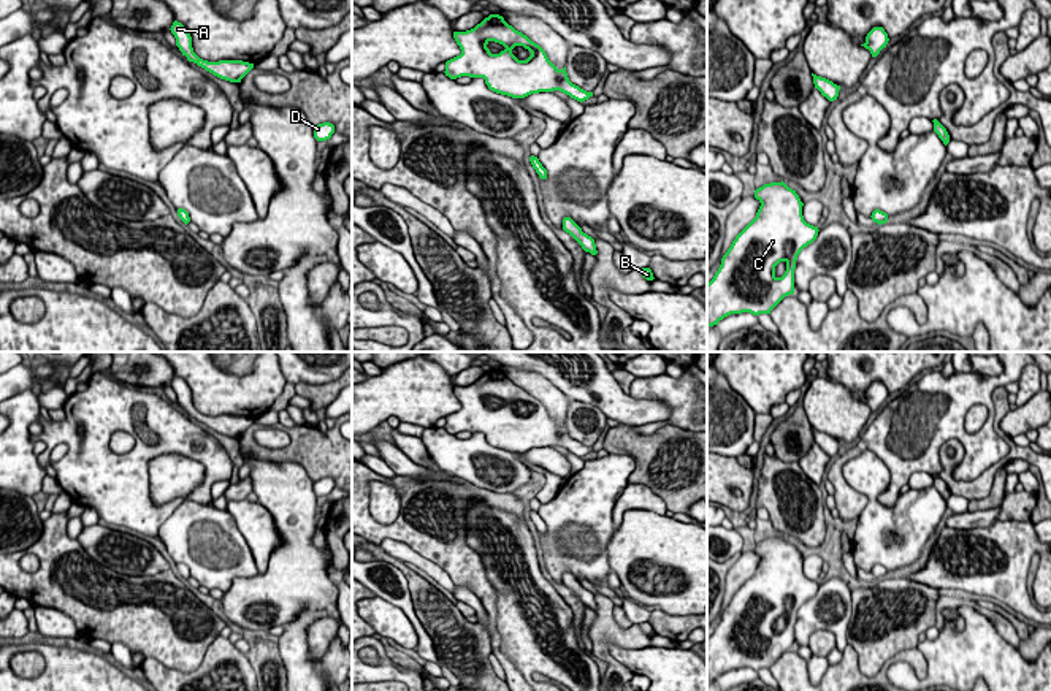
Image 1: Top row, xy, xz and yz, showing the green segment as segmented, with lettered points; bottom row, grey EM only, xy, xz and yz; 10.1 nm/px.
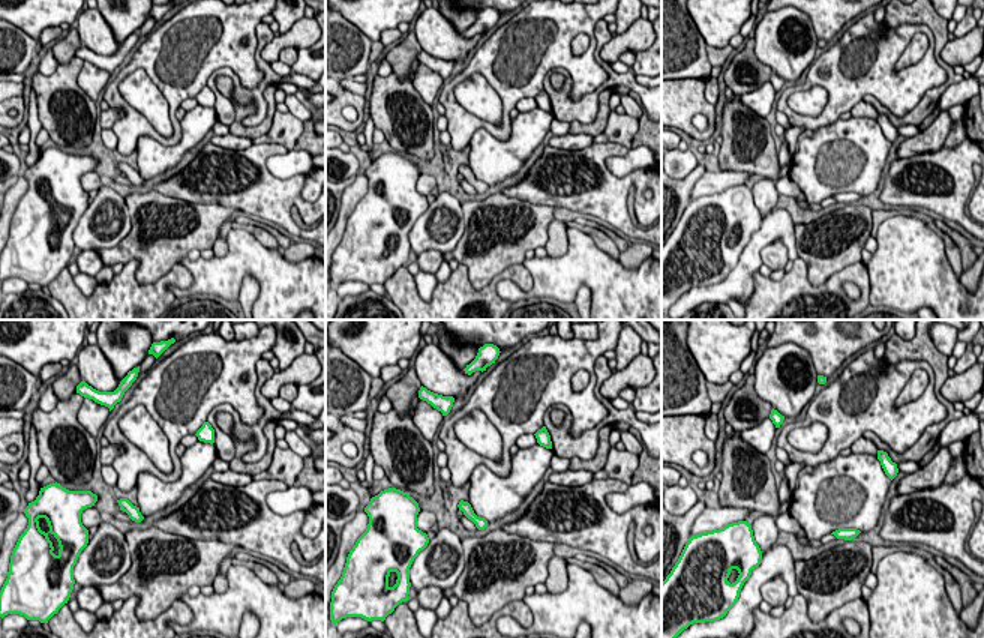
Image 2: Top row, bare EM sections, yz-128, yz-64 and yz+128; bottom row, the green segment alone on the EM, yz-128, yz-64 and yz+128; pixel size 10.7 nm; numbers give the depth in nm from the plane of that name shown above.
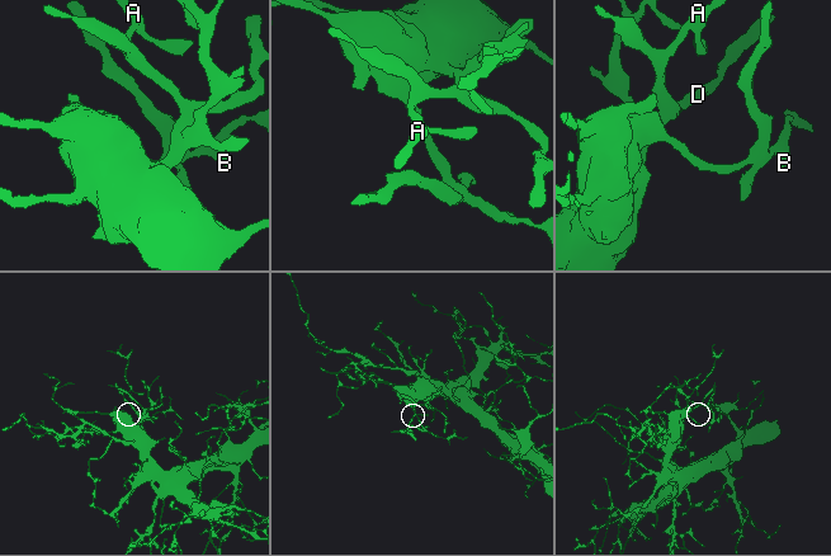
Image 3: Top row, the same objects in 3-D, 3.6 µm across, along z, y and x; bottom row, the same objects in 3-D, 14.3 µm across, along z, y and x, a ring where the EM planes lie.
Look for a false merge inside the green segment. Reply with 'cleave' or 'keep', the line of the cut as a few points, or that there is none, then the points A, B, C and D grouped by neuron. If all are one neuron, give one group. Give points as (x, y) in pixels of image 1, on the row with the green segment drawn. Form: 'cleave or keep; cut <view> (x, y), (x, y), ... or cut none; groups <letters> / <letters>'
keep; cut none; groups A B C D

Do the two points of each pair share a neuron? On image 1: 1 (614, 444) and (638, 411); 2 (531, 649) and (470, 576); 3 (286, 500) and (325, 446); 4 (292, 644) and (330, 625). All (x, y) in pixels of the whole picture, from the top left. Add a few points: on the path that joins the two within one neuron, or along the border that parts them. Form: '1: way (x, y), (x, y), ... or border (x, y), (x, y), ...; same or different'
1: border (620, 423), (636, 427); different
2: border (484, 571), (495, 591), (496, 631), (501, 642); different
3: border (270, 461), (297, 461), (313, 481); different
4: border (328, 612), (308, 628), (308, 653), (314, 661); different

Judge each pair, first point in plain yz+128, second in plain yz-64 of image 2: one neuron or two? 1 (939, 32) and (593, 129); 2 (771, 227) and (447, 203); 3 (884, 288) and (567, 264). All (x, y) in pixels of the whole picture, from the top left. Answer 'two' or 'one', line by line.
1: two
2: one
3: one

